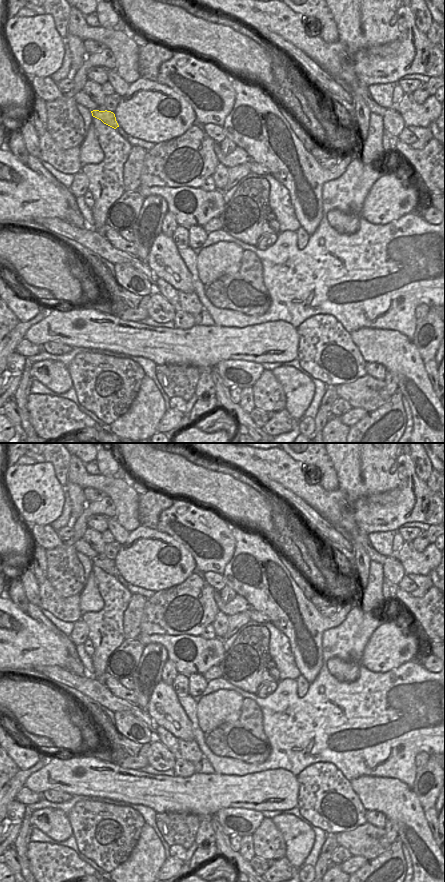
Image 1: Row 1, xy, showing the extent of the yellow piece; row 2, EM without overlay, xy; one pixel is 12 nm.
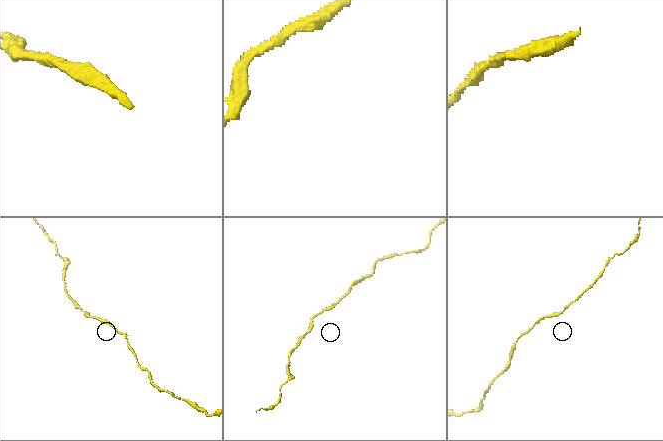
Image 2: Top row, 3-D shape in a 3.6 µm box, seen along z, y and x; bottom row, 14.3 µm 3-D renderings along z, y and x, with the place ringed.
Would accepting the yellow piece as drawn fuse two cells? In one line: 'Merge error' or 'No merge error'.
No merge error

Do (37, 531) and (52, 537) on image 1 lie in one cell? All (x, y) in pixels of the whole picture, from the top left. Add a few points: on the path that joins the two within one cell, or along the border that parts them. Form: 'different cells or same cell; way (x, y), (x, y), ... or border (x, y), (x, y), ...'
same cell; way (41, 535), (48, 537)

